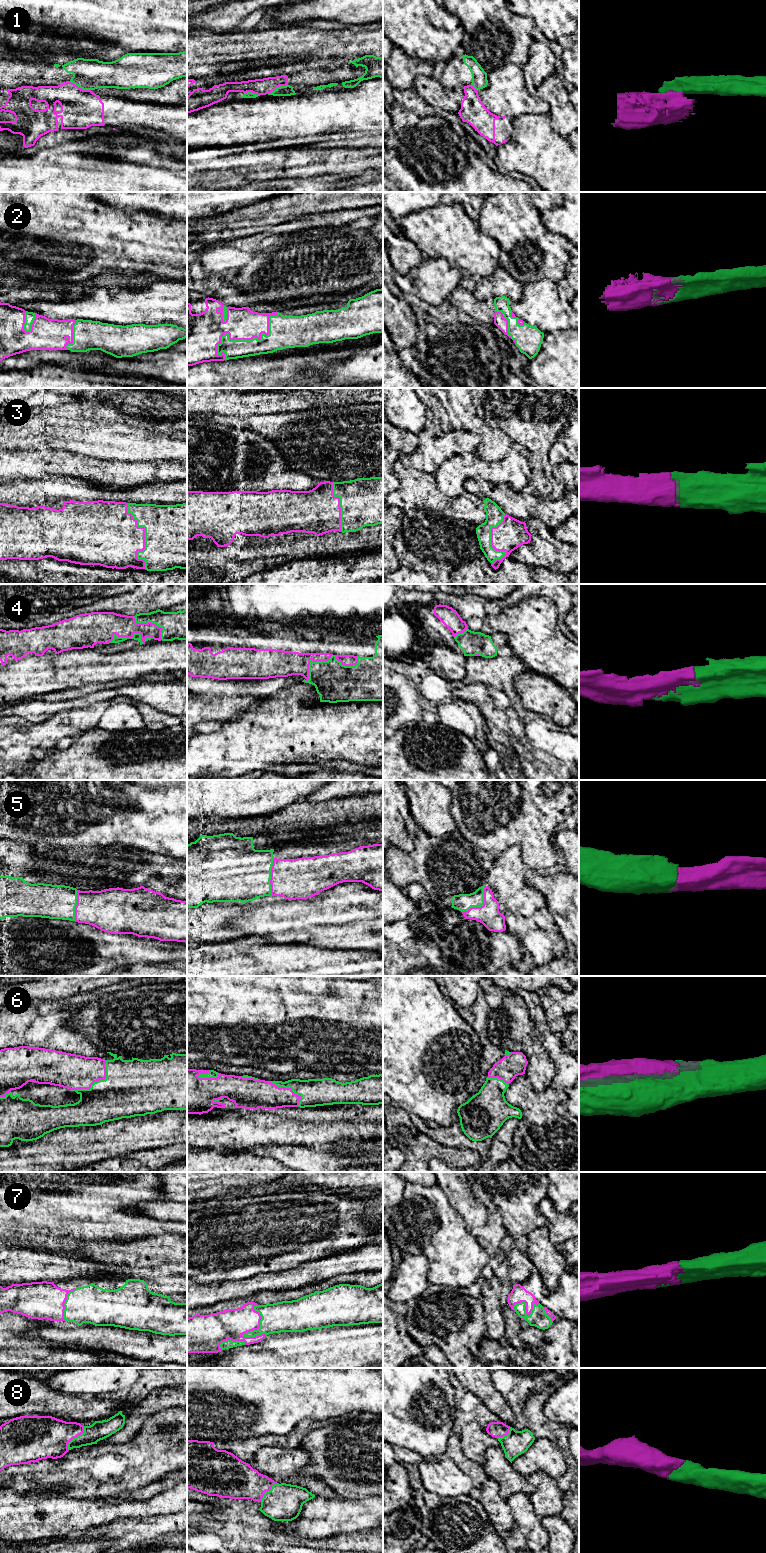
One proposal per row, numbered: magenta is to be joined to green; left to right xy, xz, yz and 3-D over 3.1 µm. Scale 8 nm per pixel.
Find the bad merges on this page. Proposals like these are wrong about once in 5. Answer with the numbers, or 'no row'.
1

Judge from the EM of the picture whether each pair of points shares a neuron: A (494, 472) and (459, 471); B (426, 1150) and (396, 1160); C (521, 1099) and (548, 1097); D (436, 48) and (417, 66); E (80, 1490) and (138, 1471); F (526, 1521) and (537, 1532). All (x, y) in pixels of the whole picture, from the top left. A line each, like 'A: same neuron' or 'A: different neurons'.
A: same neuron
B: different neurons
C: same neuron
D: different neurons
E: same neuron
F: same neuron

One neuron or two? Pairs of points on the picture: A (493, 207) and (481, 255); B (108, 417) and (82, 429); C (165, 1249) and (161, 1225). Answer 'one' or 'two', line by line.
A: two
B: two
C: two

